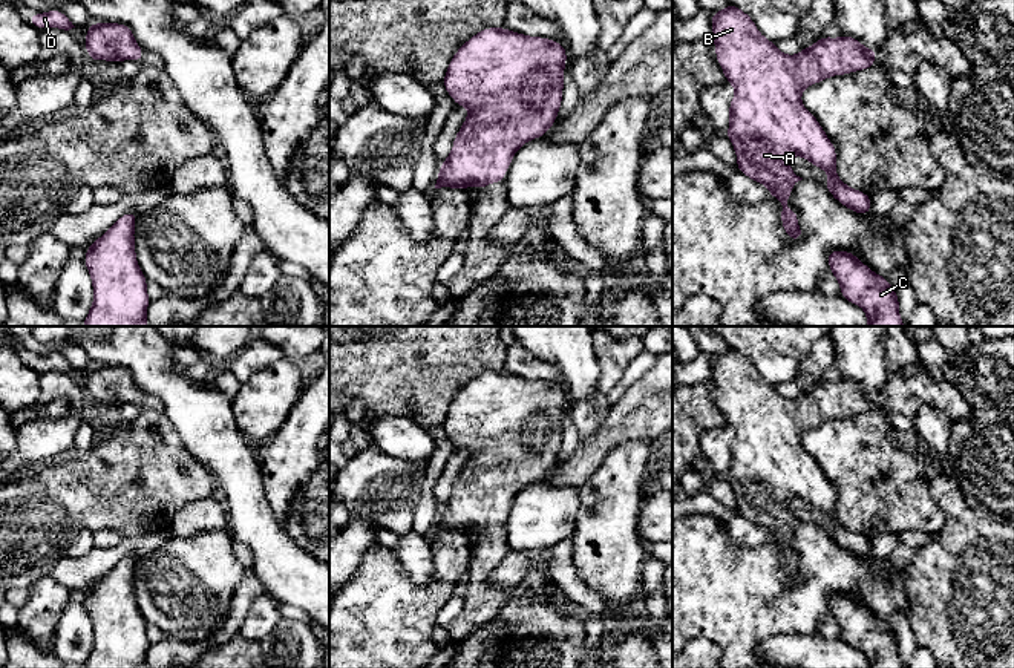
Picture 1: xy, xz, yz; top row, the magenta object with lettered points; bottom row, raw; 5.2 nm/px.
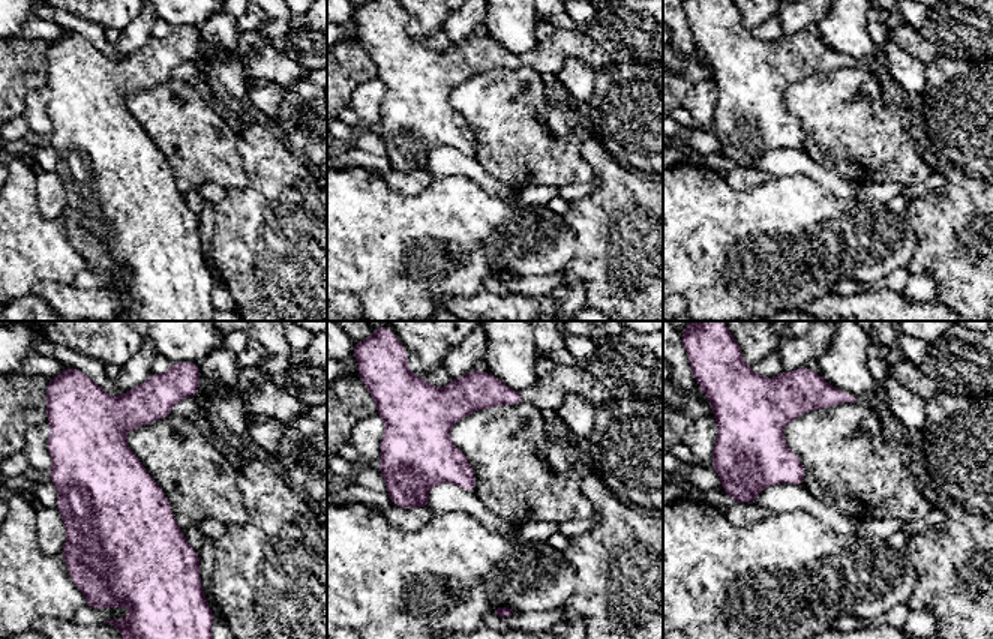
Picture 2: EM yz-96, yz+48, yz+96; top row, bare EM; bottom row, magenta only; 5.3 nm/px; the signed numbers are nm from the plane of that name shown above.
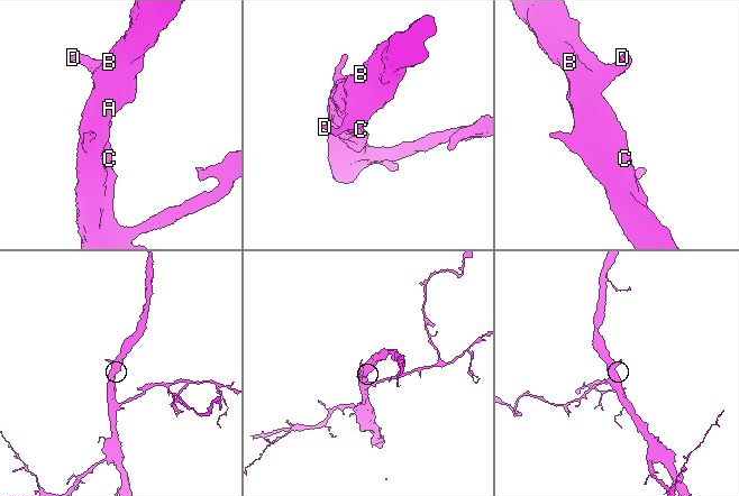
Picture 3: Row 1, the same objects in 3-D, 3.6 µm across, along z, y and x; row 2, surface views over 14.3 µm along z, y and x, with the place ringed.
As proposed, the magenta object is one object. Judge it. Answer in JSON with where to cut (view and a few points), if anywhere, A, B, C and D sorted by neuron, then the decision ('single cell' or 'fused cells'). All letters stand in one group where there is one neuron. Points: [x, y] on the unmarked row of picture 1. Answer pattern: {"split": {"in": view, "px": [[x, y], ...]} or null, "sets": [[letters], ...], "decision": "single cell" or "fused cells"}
{"split": null, "sets": [["A", "B", "C", "D"]], "decision": "single cell"}

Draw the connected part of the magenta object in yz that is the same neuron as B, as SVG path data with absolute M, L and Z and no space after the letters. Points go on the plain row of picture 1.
M734 346L720 354L711 355L715 400L726 424L735 431L735 438L729 447L728 483L737 498L737 513L767 530L769 539L775 539L781 547L781 570L789 582L803 581L798 570L796 555L786 548L792 538L792 530L803 521L789 510L789 503L803 499L812 509L818 509L829 518L824 530L830 538L849 553L858 558L872 555L872 542L861 533L846 529L836 515L836 492L827 481L824 472L801 446L801 435L812 427L829 420L847 418L855 414L865 414L876 404L878 394L867 392L852 378L838 381L821 380L809 391L803 391L796 398L783 397L775 386L763 380L754 363Z

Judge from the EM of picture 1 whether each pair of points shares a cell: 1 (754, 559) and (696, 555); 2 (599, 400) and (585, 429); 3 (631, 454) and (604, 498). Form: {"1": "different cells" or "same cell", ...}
{"1": "same cell", "2": "same cell", "3": "same cell"}

